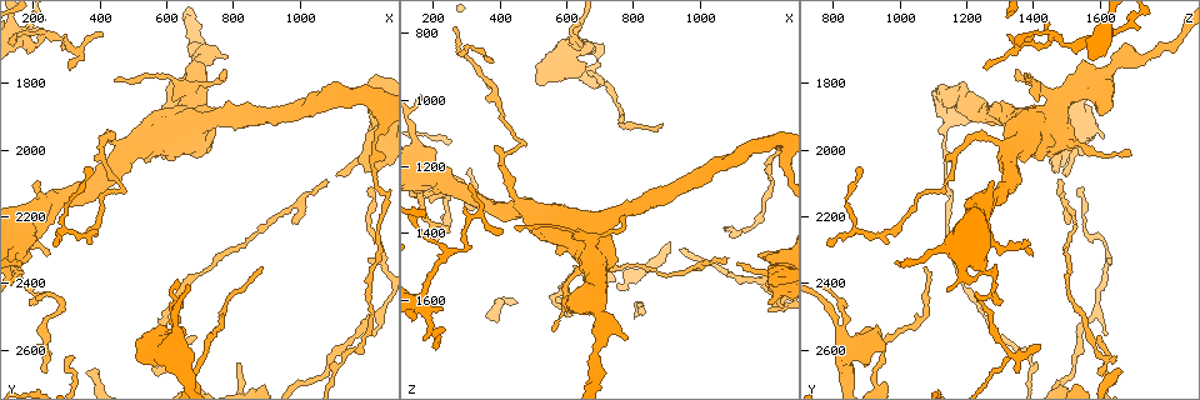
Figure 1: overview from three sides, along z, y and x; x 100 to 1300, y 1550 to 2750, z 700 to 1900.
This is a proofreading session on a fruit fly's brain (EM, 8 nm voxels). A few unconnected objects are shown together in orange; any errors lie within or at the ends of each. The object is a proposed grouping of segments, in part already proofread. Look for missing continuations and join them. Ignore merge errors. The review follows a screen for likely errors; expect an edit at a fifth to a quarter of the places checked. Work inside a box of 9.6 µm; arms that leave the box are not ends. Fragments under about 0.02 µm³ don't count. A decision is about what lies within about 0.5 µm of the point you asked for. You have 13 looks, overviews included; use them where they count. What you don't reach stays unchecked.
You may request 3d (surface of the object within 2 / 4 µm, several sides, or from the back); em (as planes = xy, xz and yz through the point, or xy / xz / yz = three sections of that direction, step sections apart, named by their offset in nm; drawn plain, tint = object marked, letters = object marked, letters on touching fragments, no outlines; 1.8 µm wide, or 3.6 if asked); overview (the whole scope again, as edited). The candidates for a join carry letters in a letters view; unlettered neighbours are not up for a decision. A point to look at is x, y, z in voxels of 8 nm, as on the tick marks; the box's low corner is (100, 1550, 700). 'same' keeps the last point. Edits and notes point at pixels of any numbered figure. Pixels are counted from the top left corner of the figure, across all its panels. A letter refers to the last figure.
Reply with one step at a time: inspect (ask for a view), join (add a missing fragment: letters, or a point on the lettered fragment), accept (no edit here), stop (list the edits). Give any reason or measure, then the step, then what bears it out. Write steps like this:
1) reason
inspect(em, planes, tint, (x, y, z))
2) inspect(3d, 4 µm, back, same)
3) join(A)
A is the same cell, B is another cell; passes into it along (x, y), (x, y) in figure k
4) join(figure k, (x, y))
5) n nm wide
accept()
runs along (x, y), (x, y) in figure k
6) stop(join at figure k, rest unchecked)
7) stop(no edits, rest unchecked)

branch stops here
inspect(em, xy, step 4, letters, (270, 2280, 770))

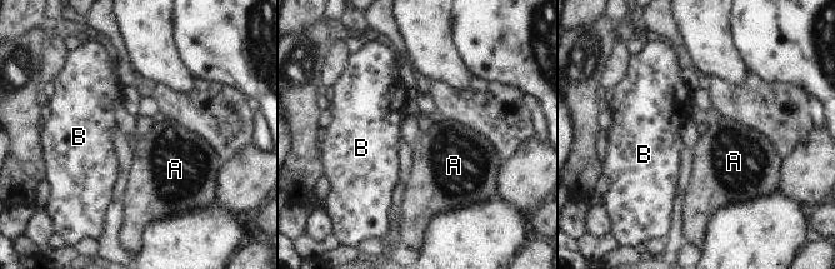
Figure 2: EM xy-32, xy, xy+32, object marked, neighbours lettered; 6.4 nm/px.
cut it another way
inspect(em, planes, letters, same)

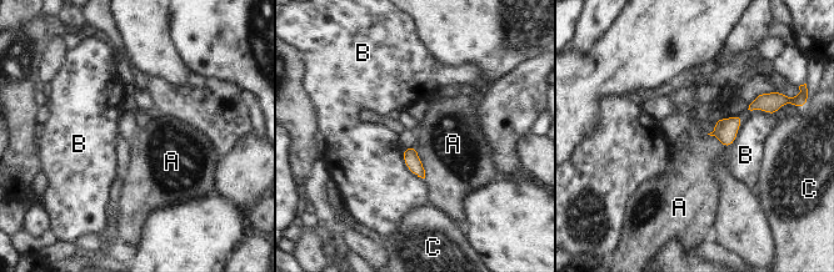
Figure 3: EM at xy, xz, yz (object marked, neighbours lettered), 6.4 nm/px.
80 nm wide
accept()
A, B and C are other cells; border along (415, 145), (425, 177) in figure 3; no lettered fragment goes on from it

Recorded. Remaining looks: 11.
abrupt turn
inspect(em, planes, tint, (250, 2440, 1240))

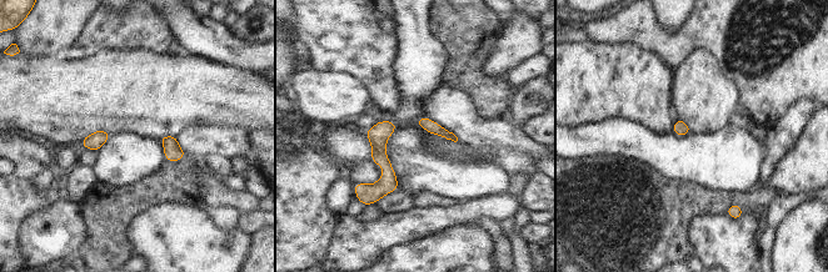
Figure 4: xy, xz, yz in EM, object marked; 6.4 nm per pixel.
inspect(em, planes, letters, same)

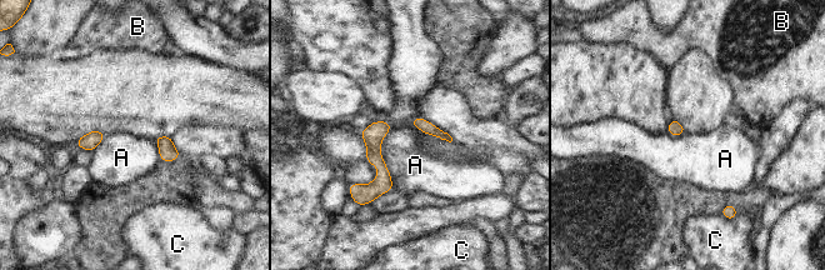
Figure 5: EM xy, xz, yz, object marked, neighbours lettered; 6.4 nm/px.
A touches over 300 nm
accept()
A, B and C are other cells; border along (385, 159), (393, 188), (371, 204) in figure 5; no lettered fragment goes on from it

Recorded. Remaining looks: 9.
free end
inspect(3d, 2 µm, (310, 1760, 1250))

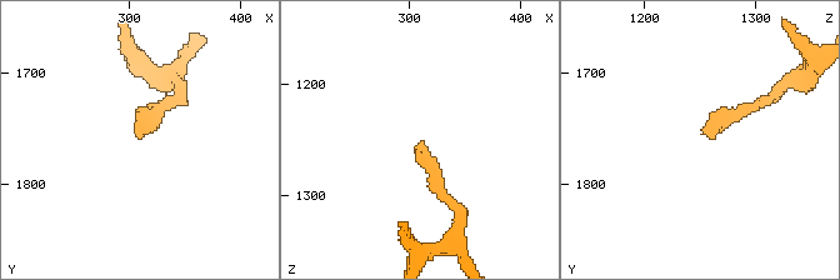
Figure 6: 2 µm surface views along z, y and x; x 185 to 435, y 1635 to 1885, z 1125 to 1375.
now the EM
inspect(em, planes, plain, (308, 1752, 1254))

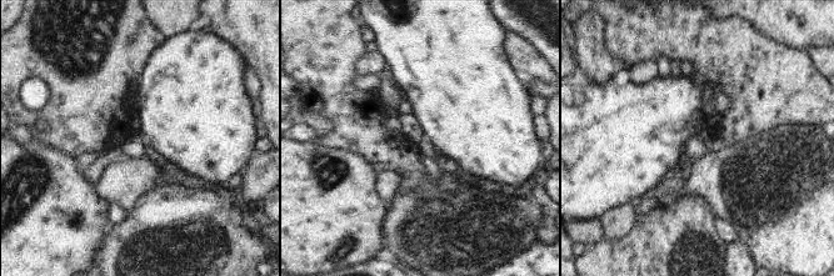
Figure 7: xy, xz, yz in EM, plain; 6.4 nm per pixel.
inspect(em, planes, letters, same)

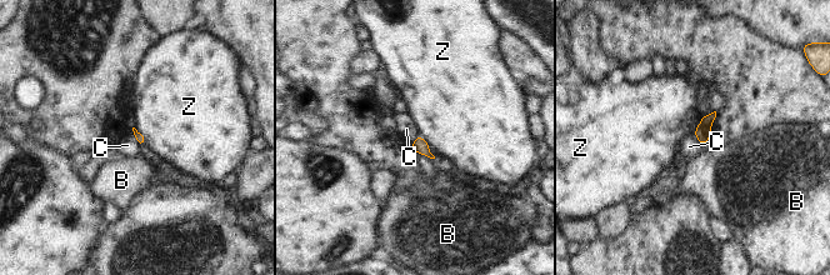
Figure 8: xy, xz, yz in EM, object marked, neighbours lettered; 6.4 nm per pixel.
Z touches over 130 nm
accept()
B, C and Z are other cells; none of them fits

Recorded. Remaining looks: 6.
free end
inspect(em, yz, step 16, plain, (790, 1710, 1720))

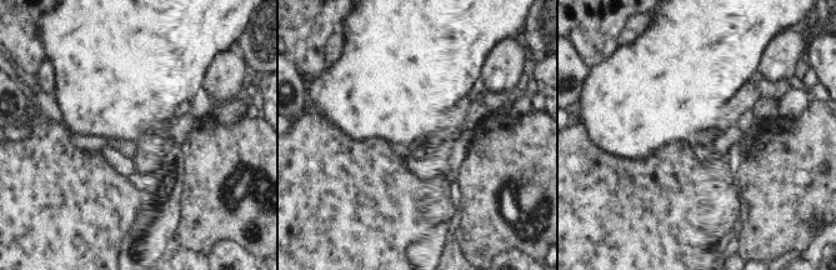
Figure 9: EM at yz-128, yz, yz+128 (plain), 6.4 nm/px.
inspect(em, yz, step 16, letters, same)

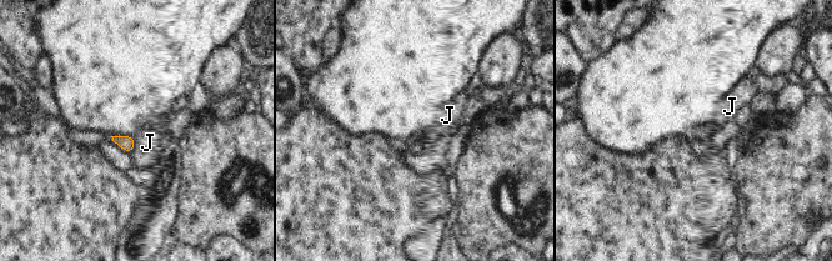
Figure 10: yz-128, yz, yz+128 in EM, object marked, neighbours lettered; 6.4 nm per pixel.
accept()
J is another cell; border along (135, 136), (135, 146), (130, 152) in figure 10; none of them fits

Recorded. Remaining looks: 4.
branch stops here
inspect(3d, 4 µm, (1190, 2060, 1460))

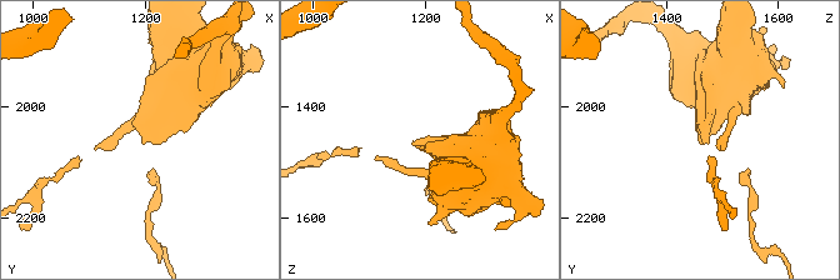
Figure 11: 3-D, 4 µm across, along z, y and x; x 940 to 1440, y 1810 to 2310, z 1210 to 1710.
inspect(em, planes, letters, (1200, 2060, 1470))

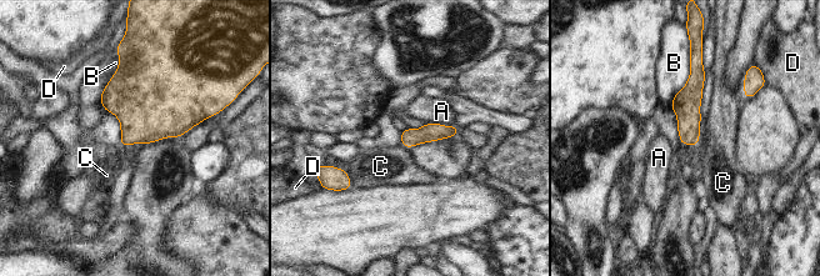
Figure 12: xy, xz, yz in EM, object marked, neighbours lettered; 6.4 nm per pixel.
accept()
A, B, C and D are other cells; runs along (696, 64), (684, 141) in figure 12; none of them fits

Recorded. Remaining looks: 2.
stop(no edits, rest unchecked)

